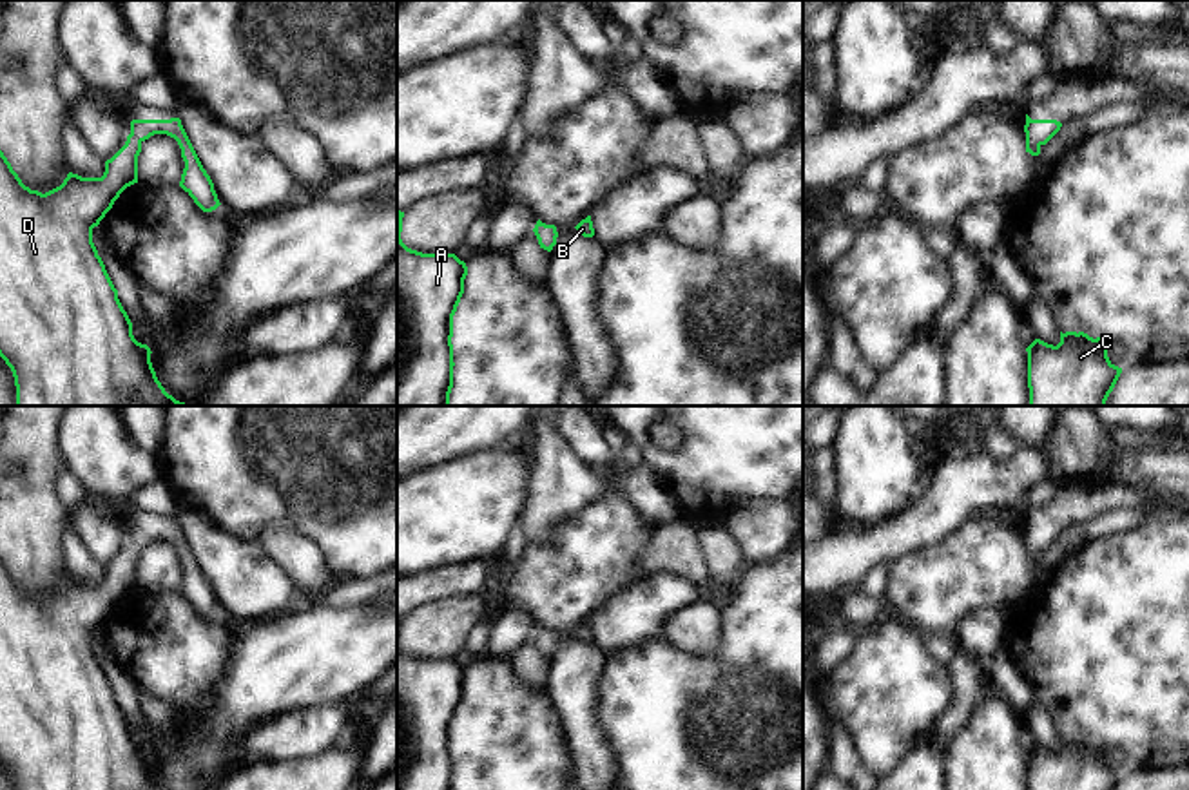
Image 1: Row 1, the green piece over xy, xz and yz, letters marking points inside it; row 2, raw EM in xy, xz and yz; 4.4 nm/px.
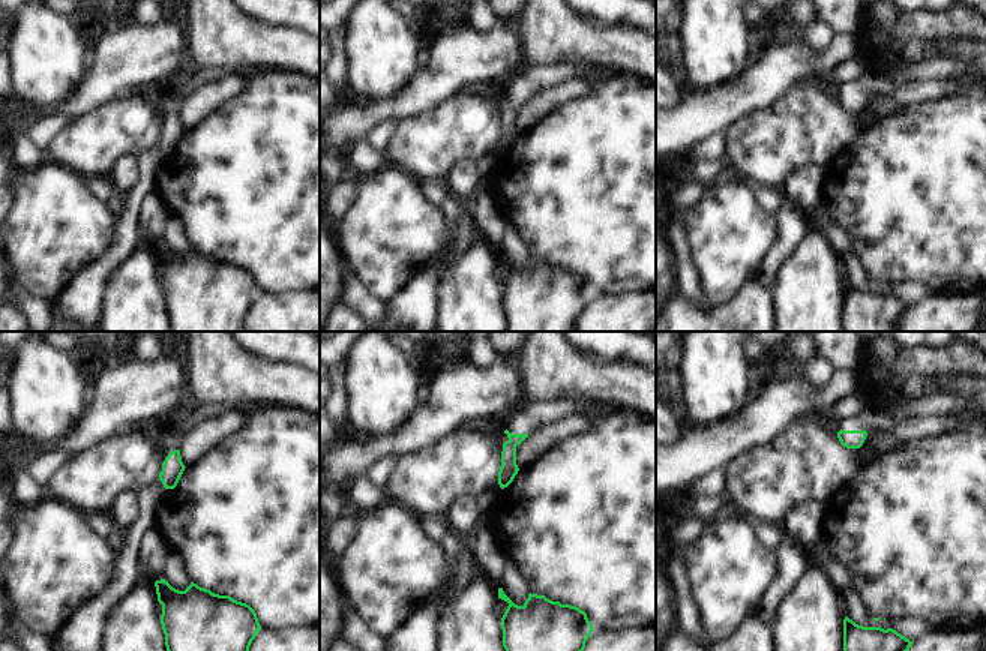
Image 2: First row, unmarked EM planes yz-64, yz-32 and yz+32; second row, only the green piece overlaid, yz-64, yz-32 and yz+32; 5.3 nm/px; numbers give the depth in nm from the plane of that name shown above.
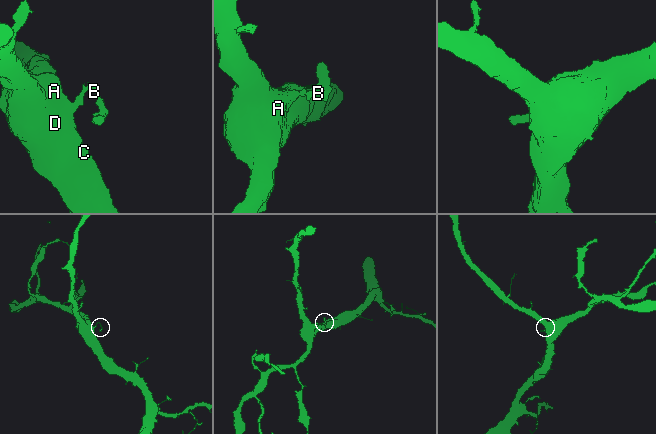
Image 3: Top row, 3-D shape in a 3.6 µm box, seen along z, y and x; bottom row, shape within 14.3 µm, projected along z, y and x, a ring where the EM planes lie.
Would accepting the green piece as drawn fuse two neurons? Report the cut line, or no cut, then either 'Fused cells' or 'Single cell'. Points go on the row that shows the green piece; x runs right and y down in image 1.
No split. Single cell

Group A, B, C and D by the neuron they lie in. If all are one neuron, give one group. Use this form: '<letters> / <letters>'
A B C D

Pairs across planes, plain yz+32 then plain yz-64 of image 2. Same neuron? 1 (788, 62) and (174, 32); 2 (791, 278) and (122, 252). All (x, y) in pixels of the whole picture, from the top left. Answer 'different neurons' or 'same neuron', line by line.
1: same neuron
2: different neurons

